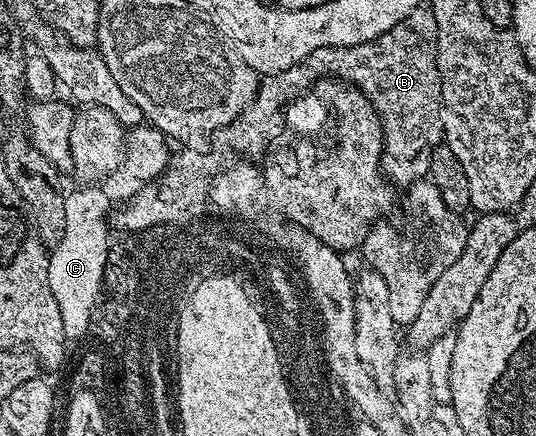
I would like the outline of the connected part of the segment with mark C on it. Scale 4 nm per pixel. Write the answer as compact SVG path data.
M89 185L86 189L70 188L65 195L65 230L63 239L52 246L49 253L49 282L51 295L55 295L55 303L59 303L59 315L63 315L63 331L66 338L81 337L94 324L89 315L90 305L97 292L97 281L100 281L101 235L106 231L107 214L110 208L109 197L101 189Z

